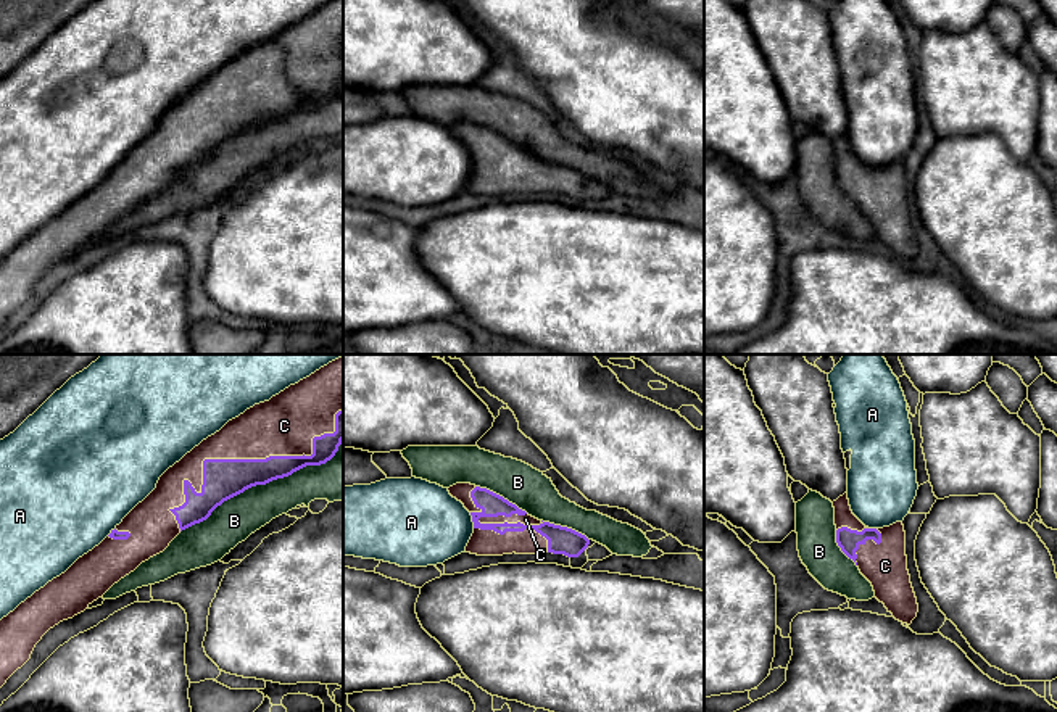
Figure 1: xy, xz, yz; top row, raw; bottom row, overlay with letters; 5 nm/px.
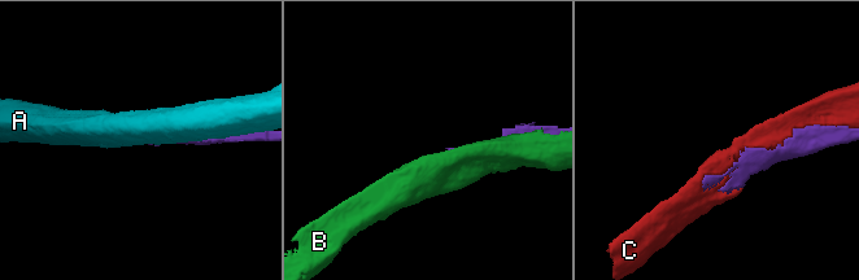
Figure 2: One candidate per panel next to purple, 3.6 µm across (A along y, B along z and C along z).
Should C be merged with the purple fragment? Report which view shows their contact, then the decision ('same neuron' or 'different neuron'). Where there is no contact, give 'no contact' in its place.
xy | same neuron

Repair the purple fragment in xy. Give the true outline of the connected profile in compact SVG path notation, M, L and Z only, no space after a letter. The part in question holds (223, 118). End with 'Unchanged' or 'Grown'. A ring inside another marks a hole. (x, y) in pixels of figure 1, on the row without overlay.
M343 0L329 2L229 60L169 106L156 127L98 185L0 259L0 327L31 298L50 267L84 251L142 201L163 192L182 169L206 159L218 145L251 126L288 116L306 105L325 103L342 81Z. Grown

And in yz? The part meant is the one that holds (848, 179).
M848 132L833 140L836 182L872 222L875 237L902 263L910 264L918 243L910 222L902 161L865 166L851 150Z. Grown

